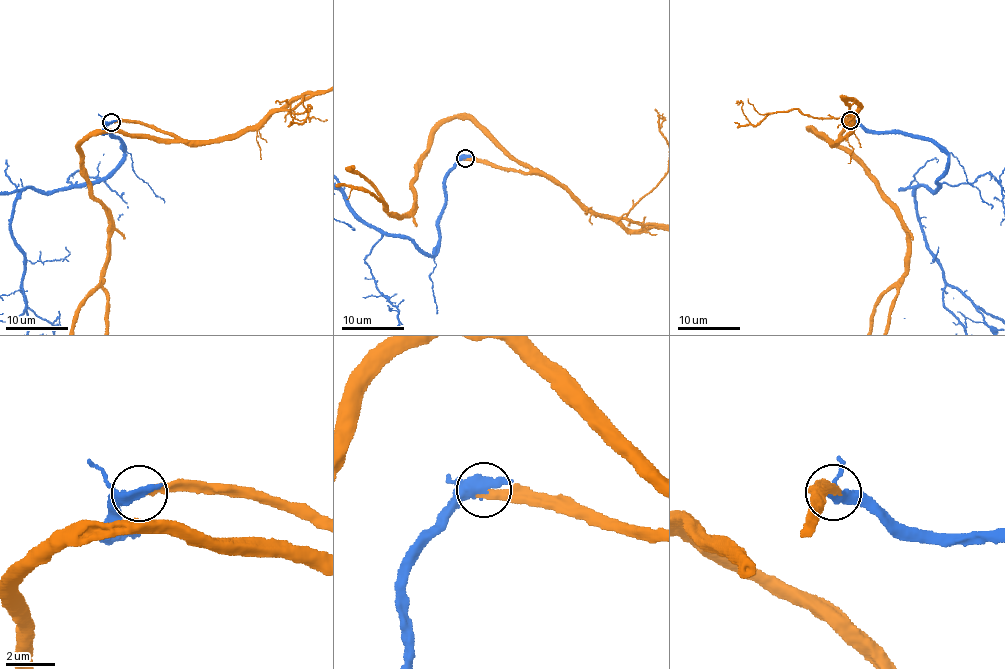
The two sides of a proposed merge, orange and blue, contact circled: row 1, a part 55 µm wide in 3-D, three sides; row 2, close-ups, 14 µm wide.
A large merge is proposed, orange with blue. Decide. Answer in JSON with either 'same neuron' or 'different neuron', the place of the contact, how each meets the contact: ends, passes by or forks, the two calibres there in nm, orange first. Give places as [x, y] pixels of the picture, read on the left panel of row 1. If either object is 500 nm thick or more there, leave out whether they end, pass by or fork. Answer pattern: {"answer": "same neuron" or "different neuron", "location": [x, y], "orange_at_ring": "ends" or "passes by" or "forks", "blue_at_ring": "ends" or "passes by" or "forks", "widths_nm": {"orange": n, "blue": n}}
{"answer": "same neuron", "location": [111, 122], "orange_at_ring": "ends", "blue_at_ring": "passes by", "widths_nm": {"orange": 320, "blue": 400}}

